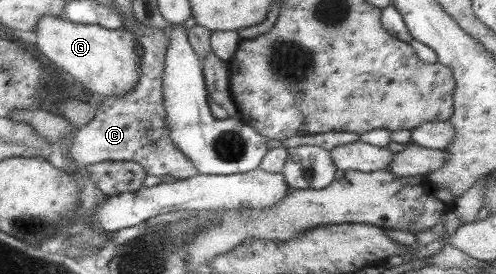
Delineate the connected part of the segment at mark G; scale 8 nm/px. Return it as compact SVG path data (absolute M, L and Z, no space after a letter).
M43 16L34 33L36 48L92 94L100 94L102 98L122 96L137 83L141 55L134 51L135 36L124 28L106 29L97 24L78 24L62 17Z

